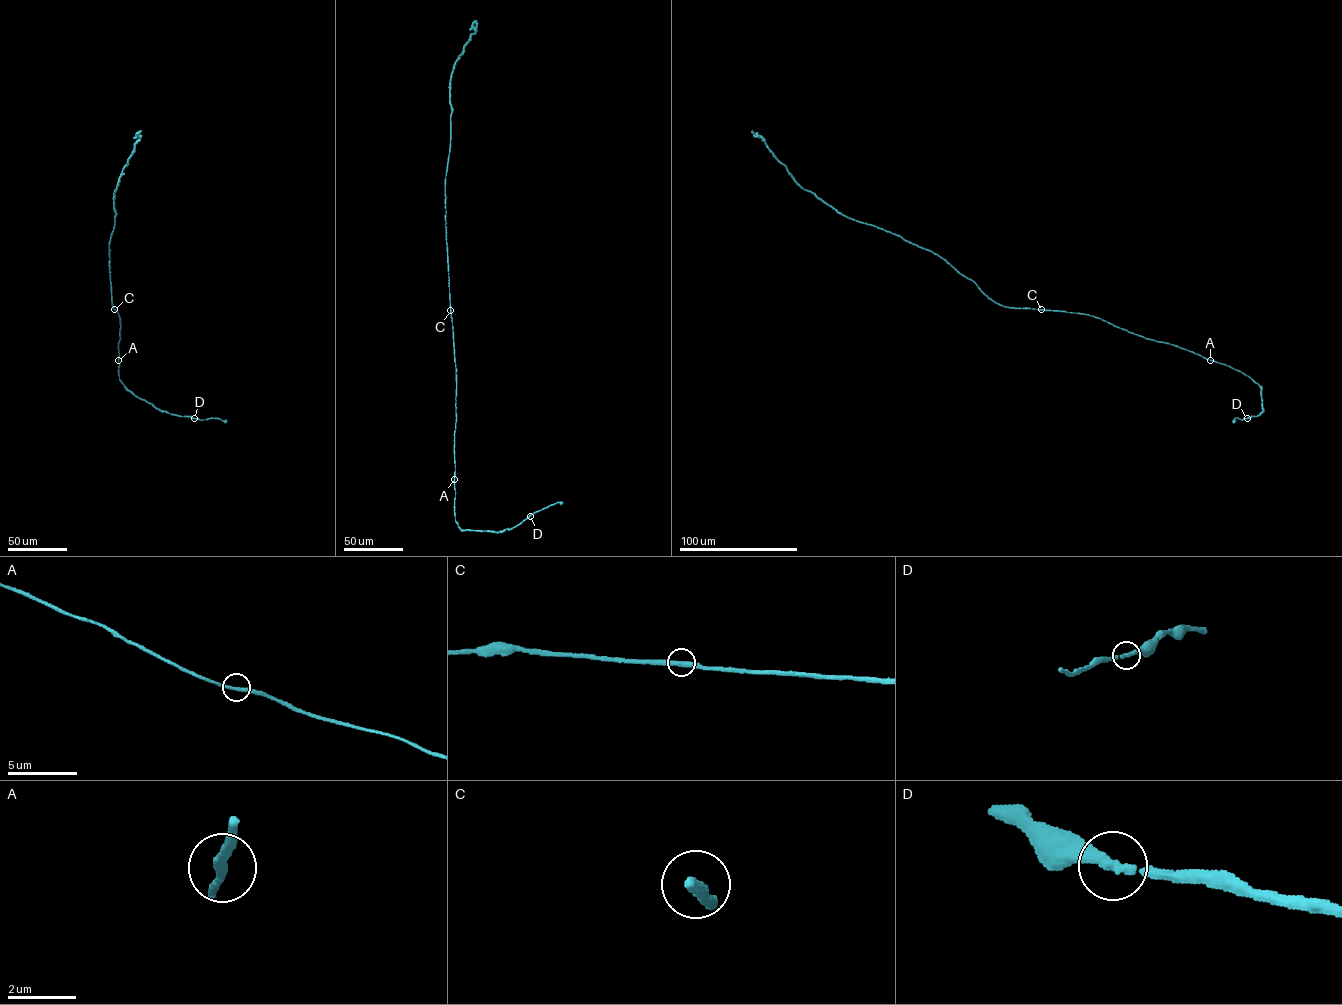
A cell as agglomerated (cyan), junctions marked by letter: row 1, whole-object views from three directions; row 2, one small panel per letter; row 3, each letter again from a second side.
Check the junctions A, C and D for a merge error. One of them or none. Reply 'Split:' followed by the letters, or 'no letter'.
Split: no letter

